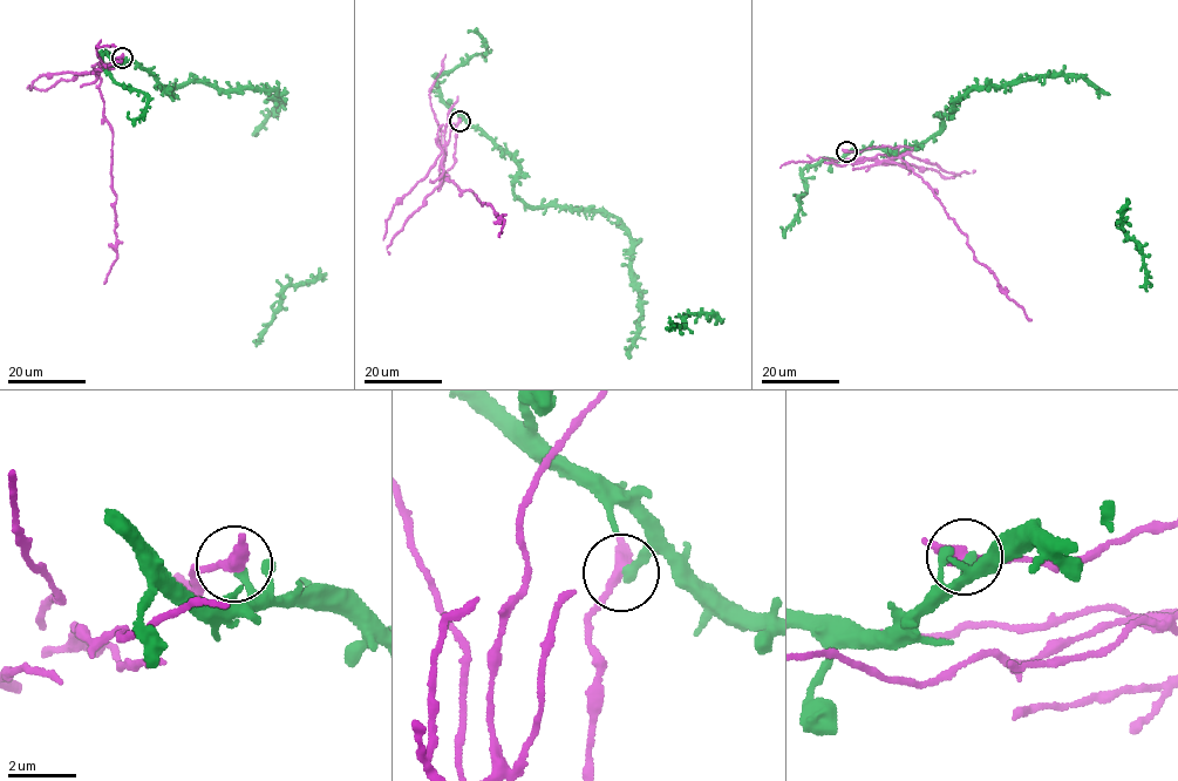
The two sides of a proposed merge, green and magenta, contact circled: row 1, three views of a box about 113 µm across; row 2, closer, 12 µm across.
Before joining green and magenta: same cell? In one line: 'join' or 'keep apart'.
keep apart

